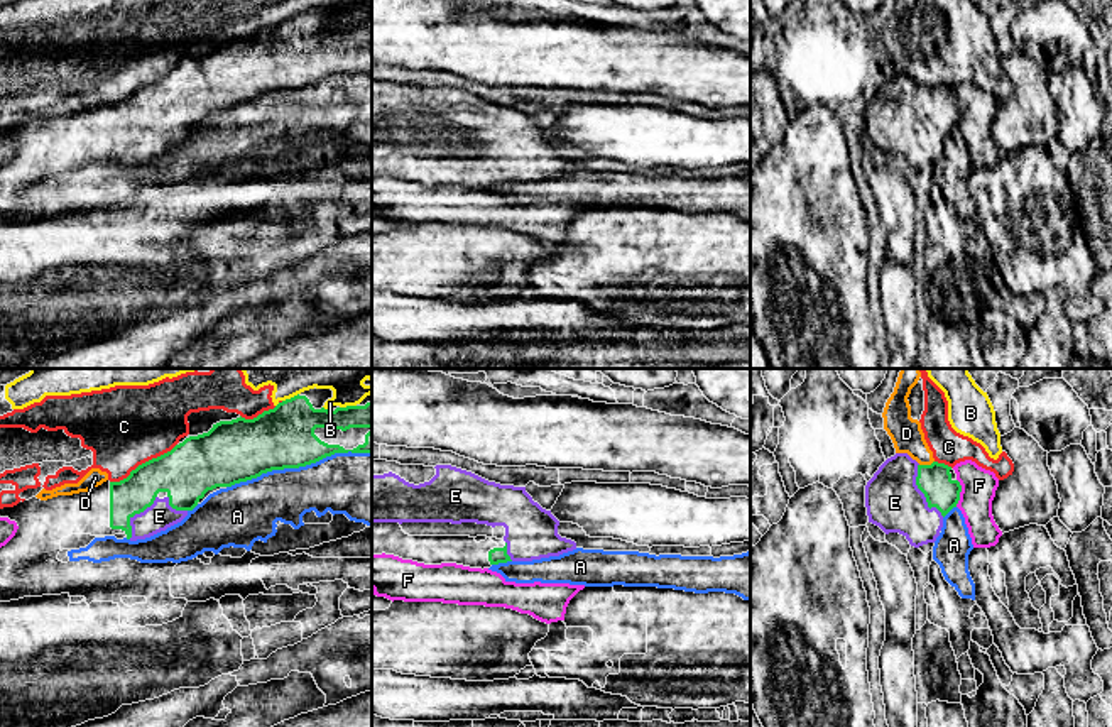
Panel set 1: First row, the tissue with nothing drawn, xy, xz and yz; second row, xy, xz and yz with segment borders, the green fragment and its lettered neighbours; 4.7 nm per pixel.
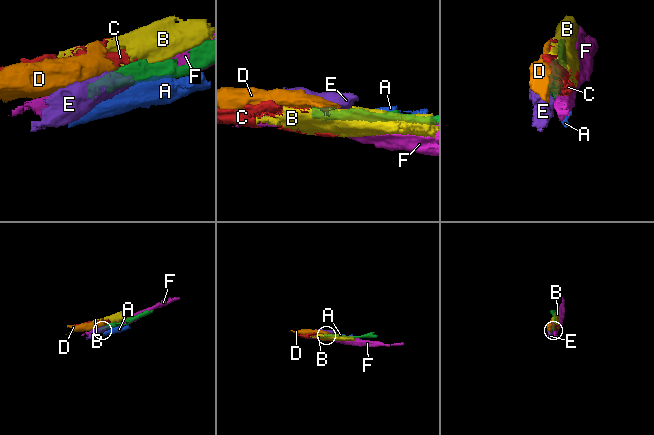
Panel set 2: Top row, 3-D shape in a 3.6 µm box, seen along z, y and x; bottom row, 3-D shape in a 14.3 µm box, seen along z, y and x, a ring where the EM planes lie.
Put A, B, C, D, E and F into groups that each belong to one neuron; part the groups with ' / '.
A / B C D / E / F

